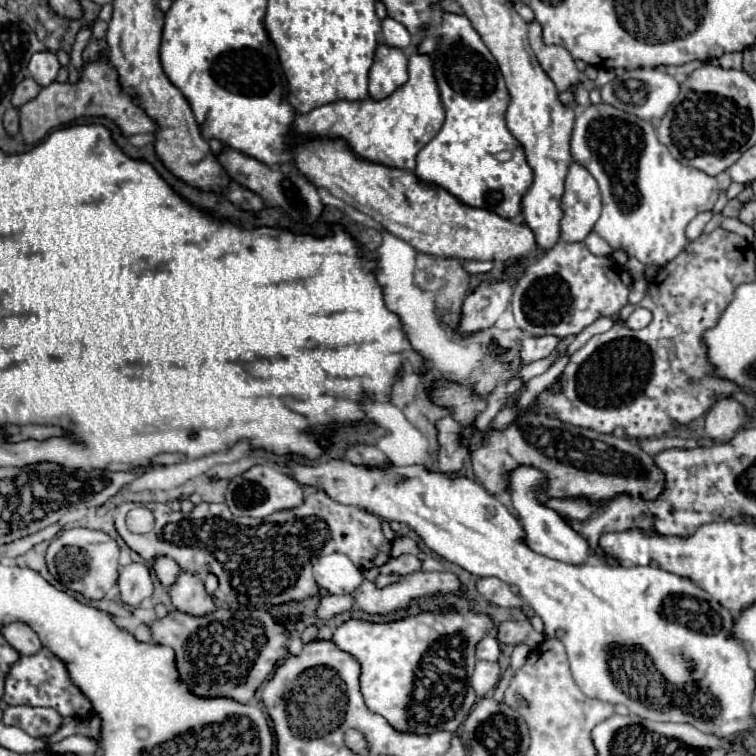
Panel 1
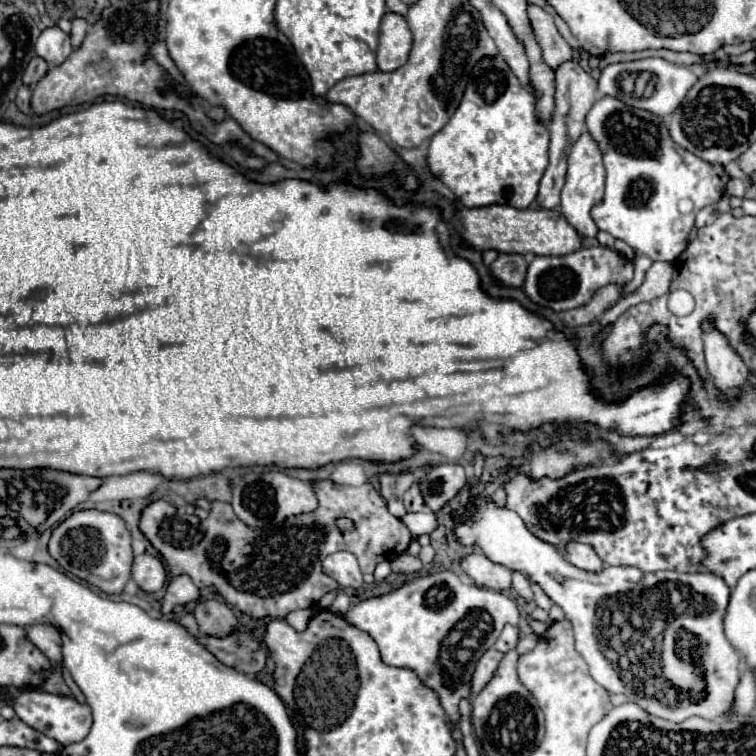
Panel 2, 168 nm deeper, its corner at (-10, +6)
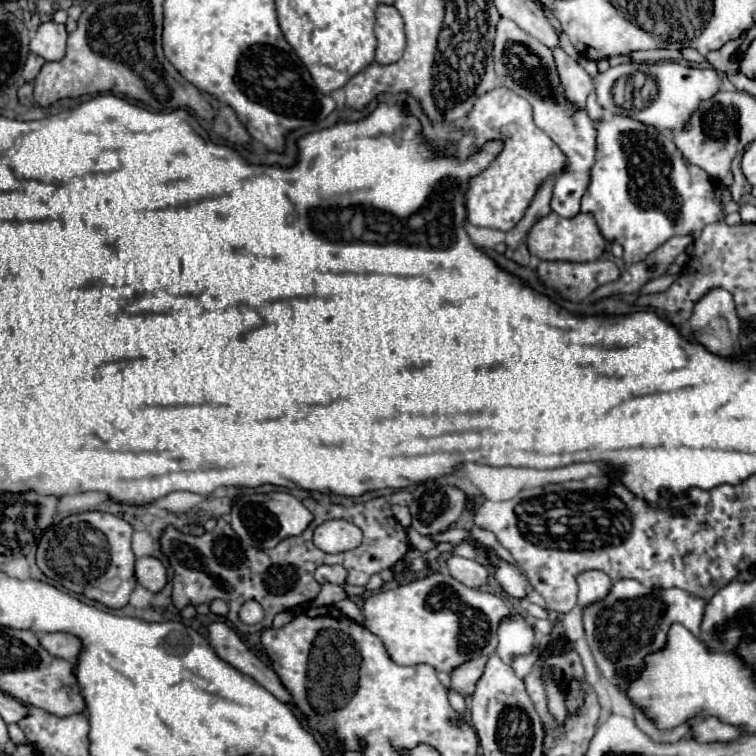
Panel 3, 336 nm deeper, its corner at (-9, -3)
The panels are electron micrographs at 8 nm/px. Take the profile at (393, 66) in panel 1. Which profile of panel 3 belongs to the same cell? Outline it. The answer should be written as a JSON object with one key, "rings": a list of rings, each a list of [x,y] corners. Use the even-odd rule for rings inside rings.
{"rings":[[[378,4],[374,34],[376,34],[376,40],[378,40],[376,62],[378,64],[396,62],[404,52],[406,36],[404,36],[402,16],[398,14],[398,10],[394,6]]]}

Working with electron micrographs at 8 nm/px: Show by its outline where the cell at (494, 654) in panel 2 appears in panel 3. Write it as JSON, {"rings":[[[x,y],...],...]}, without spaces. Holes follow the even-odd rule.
{"rings":[[[480,656],[476,660],[468,660],[460,666],[456,666],[452,672],[450,672],[450,678],[452,678],[452,688],[460,694],[460,696],[470,696],[474,694],[474,688],[476,688],[476,682],[478,678],[482,676],[482,670],[484,670],[484,664],[486,664],[486,656]]]}

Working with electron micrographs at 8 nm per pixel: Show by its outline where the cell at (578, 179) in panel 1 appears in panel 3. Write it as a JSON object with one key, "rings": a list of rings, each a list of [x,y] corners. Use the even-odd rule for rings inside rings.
{"rings":[[[502,18],[496,28],[494,64],[496,64],[498,86],[504,86],[516,92],[518,96],[526,98],[534,108],[536,126],[542,128],[568,156],[568,170],[554,184],[550,208],[564,218],[572,218],[574,214],[580,212],[582,190],[586,190],[586,182],[590,180],[590,166],[594,164],[594,150],[596,150],[594,122],[590,120],[586,110],[578,108],[564,96],[552,50],[506,18]]]}

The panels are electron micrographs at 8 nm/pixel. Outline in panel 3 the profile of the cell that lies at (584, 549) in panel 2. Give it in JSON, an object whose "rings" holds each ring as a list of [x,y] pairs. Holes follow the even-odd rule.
{"rings":[[[590,570],[590,572],[582,572],[578,576],[578,608],[584,610],[594,602],[600,602],[608,596],[610,588],[612,588],[612,580],[598,570]]]}

